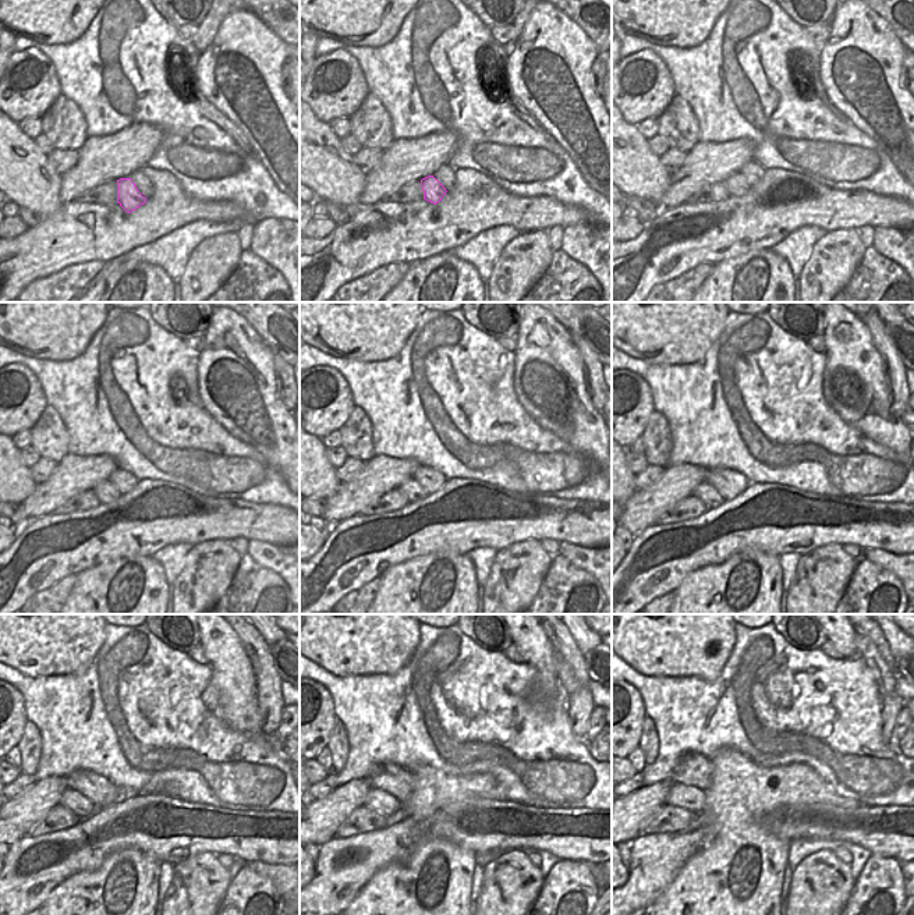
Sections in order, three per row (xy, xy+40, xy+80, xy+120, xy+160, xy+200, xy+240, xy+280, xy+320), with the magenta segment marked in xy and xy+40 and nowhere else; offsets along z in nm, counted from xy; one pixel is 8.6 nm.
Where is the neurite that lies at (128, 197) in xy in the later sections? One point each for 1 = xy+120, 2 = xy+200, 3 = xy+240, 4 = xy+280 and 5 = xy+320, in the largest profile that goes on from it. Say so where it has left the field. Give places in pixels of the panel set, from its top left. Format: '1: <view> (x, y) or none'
1: xy+120 (106, 492)
2: xy+200 (705, 492)
3: xy+240 (77, 802)
4: xy+280 (376, 798)
5: xy+320 (691, 798)

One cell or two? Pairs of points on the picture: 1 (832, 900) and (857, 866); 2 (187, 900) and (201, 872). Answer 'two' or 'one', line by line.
1: two
2: one

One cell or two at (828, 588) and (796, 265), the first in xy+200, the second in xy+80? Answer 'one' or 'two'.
two

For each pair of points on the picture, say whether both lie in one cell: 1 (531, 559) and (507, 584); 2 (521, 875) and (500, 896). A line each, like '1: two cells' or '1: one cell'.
1: one cell
2: one cell

